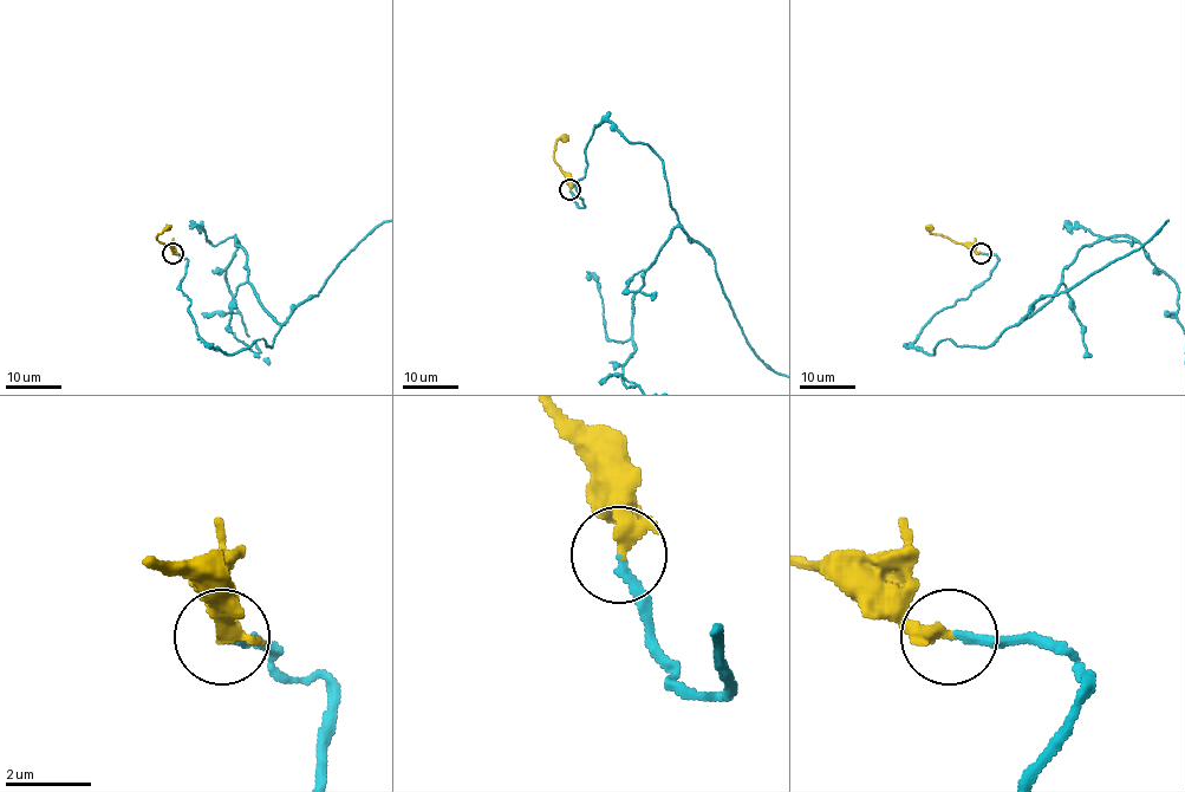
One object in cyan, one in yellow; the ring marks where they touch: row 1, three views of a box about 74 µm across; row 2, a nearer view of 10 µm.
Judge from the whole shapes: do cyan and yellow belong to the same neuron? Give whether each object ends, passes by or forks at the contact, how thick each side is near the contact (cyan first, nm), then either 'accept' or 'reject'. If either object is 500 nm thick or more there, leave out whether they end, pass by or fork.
cyan ends there; yellow ends there; 200 nm thick on the cyan side, 400 nm on the other; accept

